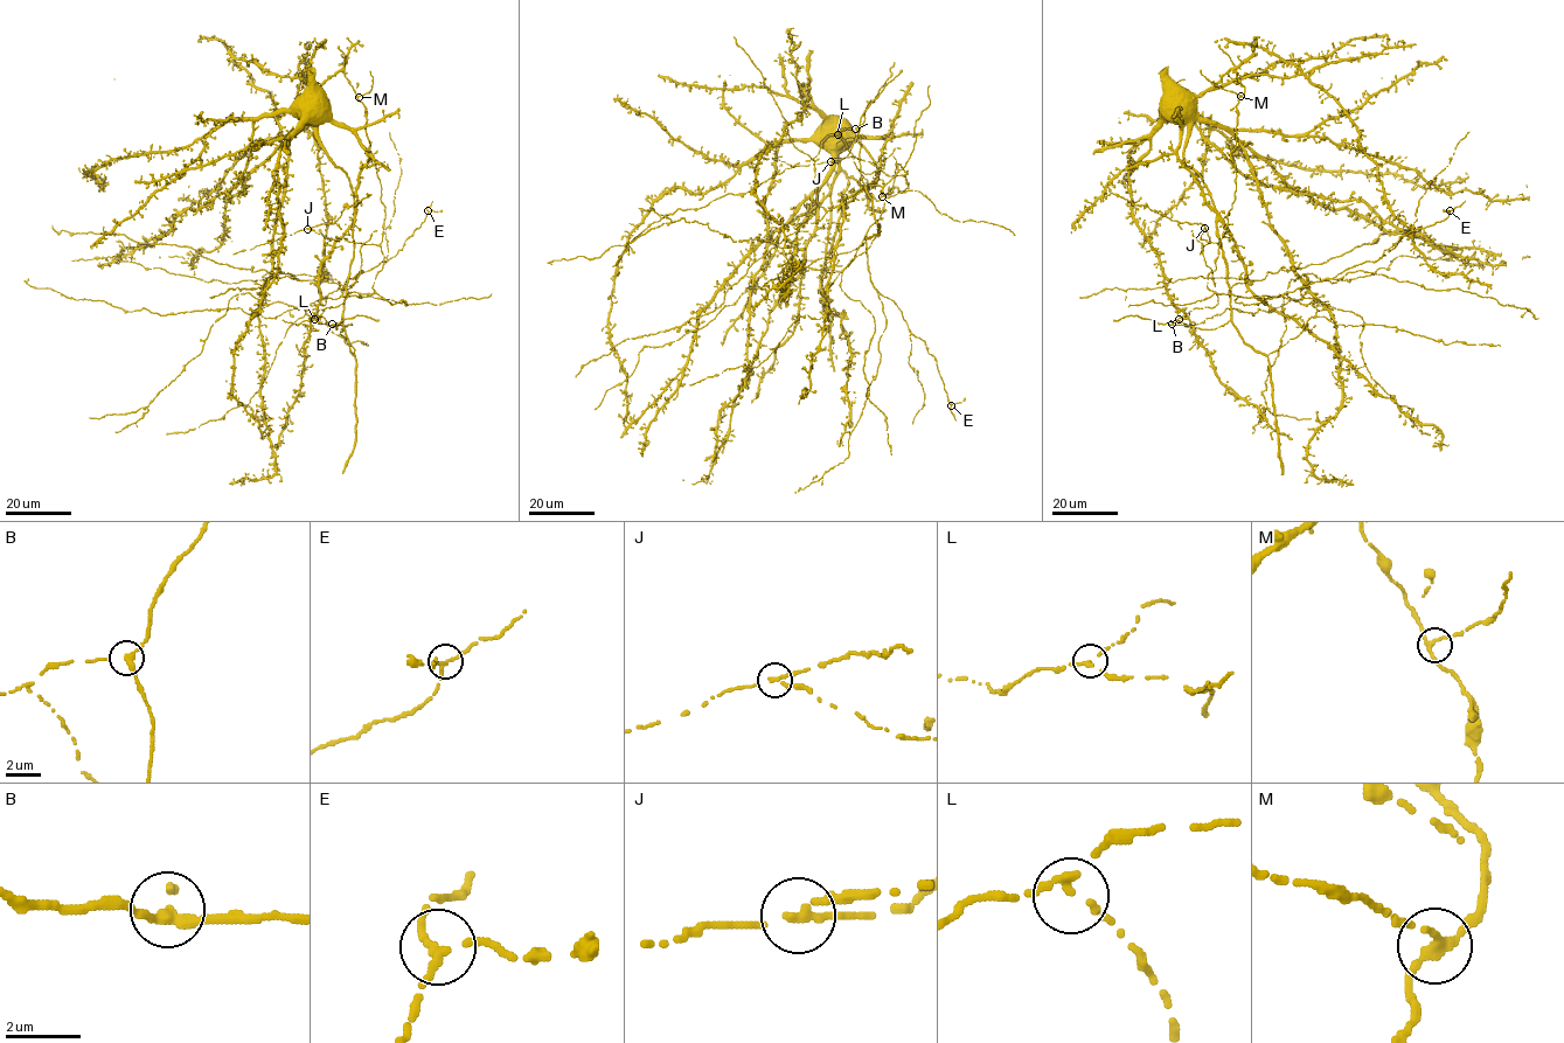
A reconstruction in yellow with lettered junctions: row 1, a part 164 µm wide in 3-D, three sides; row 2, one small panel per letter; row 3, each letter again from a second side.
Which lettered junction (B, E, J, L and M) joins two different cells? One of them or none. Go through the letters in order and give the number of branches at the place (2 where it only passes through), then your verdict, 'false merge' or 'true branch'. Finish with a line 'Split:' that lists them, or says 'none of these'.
B: branches 3; true branch
E: branches 3; true branch
J: branches 3; false merge
L: branches 3; true branch
M: branches 3; true branch
Split: J

